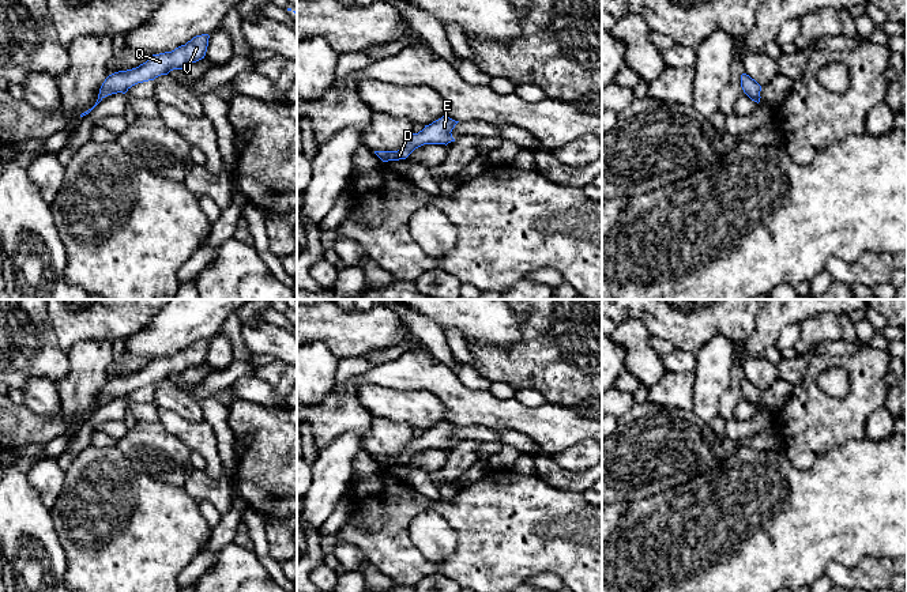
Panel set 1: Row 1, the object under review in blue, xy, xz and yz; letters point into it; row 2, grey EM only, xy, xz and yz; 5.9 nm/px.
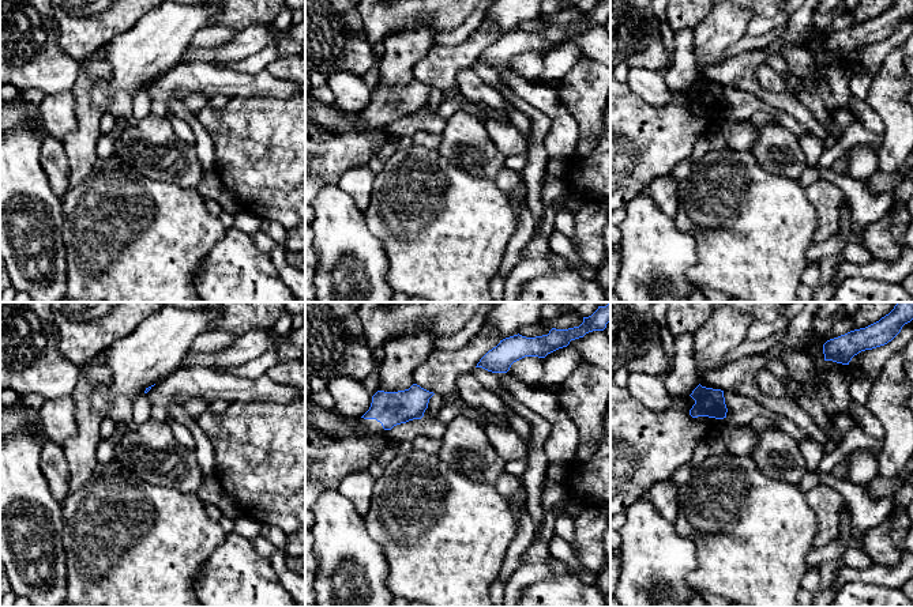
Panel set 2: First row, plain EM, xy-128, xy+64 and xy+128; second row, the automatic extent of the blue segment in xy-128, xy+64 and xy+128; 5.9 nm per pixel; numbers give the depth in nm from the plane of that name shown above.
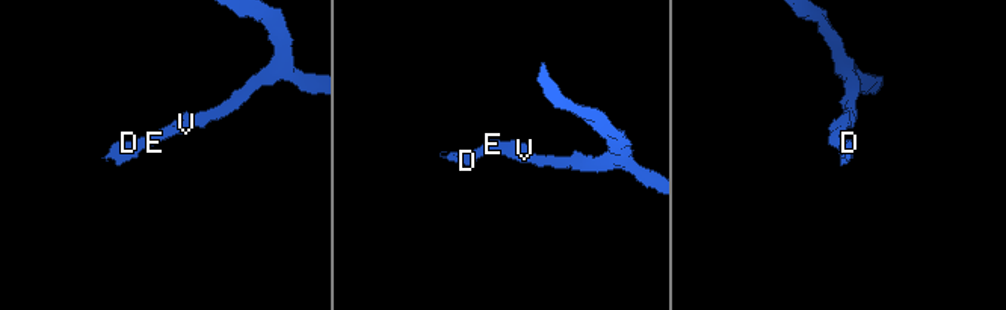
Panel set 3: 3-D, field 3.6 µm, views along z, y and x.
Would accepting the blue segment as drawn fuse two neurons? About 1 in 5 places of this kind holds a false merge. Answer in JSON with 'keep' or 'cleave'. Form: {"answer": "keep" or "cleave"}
{"answer": "keep"}

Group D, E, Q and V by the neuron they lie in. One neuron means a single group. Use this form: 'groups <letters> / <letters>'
groups D E Q V

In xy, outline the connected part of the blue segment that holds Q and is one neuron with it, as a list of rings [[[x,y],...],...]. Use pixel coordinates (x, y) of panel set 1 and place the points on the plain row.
[[[208,339],[196,340],[185,350],[181,350],[172,357],[153,359],[146,367],[136,373],[109,380],[99,393],[95,410],[82,418],[80,422],[89,419],[108,400],[117,397],[125,399],[138,388],[154,385],[161,380],[168,380],[173,374],[182,374],[185,370],[204,363],[208,343]]]

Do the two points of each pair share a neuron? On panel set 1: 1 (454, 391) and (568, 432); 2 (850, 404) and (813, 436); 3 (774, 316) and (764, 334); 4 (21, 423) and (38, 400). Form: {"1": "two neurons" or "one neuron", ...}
{"1": "one neuron", "2": "one neuron", "3": "one neuron", "4": "two neurons"}

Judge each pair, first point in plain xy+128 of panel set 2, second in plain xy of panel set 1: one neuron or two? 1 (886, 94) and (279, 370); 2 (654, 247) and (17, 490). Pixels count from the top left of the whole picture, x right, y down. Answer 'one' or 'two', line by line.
1: one
2: one

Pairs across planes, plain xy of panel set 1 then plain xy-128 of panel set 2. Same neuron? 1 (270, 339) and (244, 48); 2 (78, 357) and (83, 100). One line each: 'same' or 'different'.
1: same
2: same

